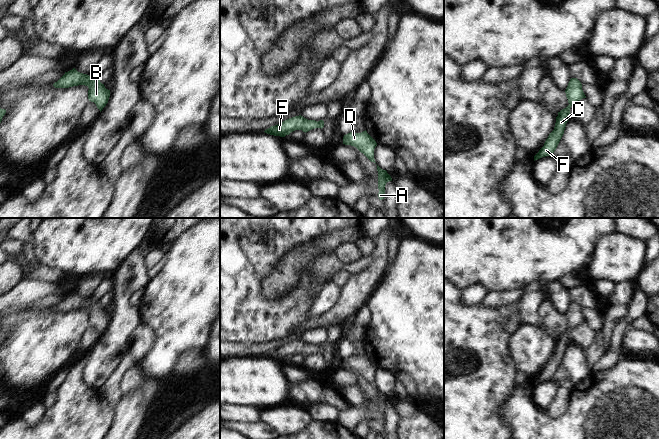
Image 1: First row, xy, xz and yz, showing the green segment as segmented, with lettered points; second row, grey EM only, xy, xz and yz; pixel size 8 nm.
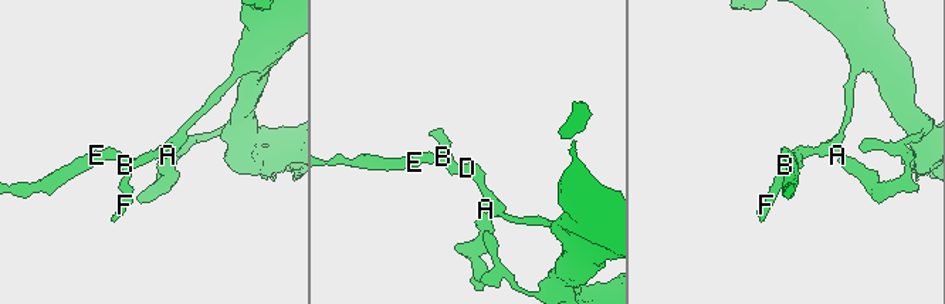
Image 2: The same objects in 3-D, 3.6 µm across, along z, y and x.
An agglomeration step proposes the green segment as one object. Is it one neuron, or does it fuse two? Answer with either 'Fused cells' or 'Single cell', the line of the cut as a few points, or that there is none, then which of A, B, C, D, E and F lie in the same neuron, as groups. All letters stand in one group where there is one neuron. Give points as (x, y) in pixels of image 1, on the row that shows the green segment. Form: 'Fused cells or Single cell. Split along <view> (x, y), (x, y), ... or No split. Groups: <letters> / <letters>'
Single cell. No split. Groups: A B C D E F.

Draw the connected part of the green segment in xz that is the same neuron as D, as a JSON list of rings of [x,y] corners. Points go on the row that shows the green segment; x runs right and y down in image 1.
[[[366,130],[361,133],[350,132],[344,135],[343,144],[356,147],[371,162],[376,164],[374,159],[374,149],[377,146],[377,143]]]

